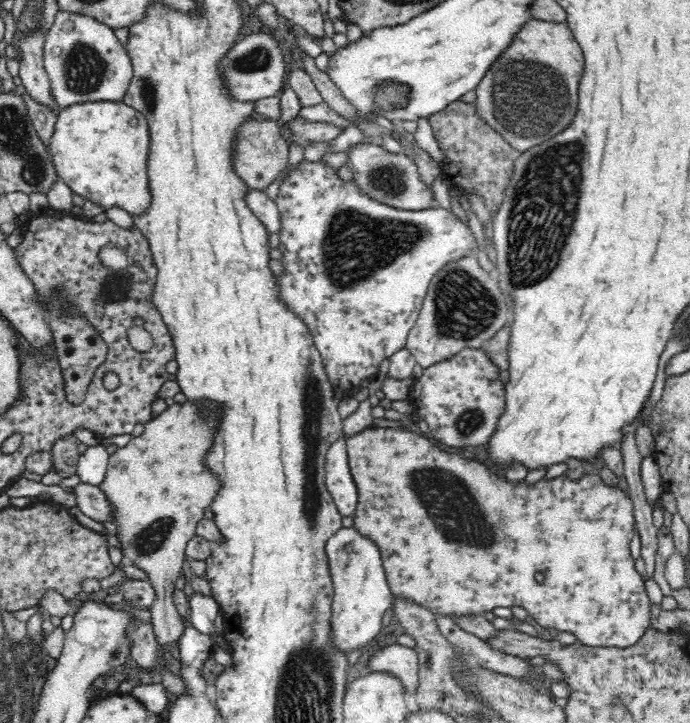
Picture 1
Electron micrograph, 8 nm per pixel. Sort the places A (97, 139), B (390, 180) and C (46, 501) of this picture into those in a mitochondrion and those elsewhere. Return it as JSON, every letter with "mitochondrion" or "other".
{"A":"other","B":"mitochondrion","C":"other"}

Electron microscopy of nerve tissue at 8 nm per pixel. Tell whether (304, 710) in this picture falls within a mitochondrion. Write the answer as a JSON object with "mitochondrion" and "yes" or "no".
{"mitochondrion":"yes"}

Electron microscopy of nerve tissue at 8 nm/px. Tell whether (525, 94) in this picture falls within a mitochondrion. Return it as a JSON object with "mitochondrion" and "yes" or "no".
{"mitochondrion":"yes"}

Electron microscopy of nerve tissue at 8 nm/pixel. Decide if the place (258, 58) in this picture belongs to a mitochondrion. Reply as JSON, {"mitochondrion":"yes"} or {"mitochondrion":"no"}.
{"mitochondrion":"yes"}

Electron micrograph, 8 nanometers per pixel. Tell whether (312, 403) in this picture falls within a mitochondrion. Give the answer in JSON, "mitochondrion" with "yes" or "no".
{"mitochondrion":"yes"}

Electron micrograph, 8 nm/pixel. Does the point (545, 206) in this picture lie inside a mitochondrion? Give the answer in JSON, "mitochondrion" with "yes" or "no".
{"mitochondrion":"yes"}

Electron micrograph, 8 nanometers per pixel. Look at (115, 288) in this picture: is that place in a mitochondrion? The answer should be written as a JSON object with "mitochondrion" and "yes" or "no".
{"mitochondrion":"yes"}

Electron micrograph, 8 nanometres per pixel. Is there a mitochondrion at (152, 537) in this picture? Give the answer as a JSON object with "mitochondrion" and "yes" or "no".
{"mitochondrion":"yes"}

